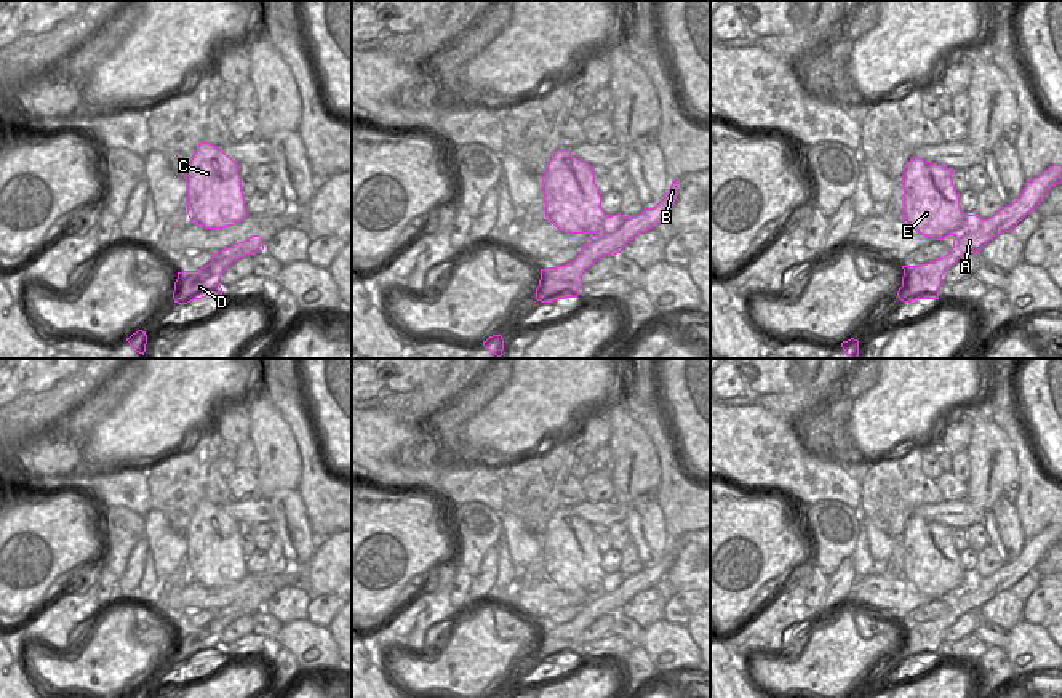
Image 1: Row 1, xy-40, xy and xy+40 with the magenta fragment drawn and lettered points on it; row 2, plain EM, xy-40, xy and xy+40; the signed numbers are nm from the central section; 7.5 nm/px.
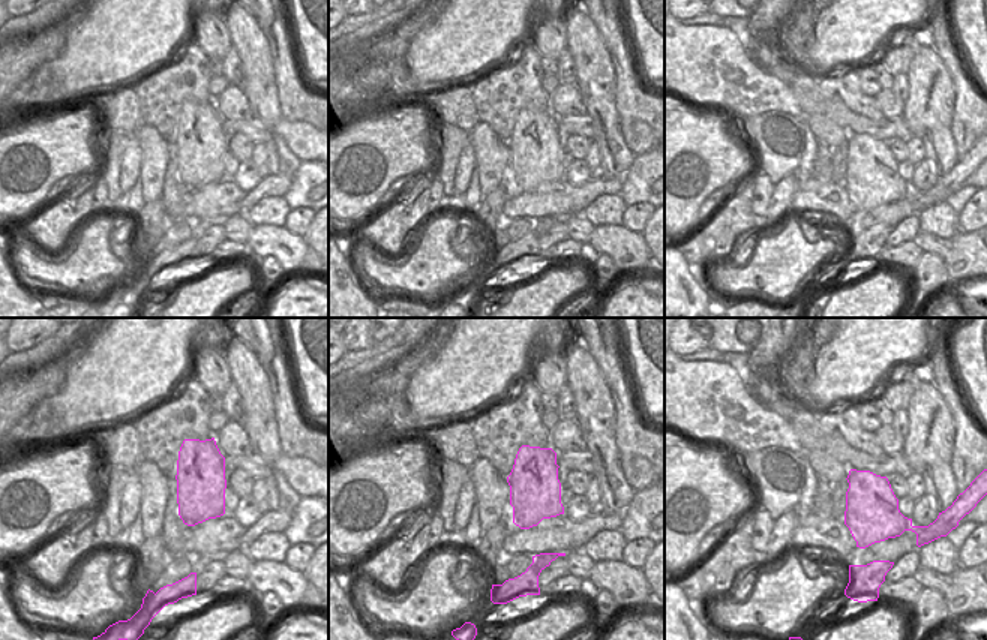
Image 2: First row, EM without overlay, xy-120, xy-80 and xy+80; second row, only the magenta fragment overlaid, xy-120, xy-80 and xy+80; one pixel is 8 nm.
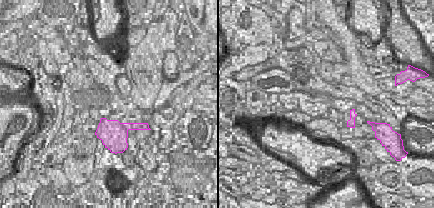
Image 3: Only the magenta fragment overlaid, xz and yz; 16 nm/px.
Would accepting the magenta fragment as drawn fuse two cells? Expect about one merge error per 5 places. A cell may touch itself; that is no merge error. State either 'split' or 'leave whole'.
split

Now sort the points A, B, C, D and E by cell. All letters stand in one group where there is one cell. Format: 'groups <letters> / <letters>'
groups A B D / C E

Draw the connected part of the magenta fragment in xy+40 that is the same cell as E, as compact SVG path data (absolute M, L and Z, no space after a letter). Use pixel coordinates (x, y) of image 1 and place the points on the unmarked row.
M912 515L902 533L902 578L931 599L961 592L982 580L977 572L963 570L960 552L952 540L953 530L944 524Z

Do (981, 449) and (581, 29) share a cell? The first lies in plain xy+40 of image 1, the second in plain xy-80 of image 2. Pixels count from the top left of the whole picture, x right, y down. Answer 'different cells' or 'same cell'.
same cell

